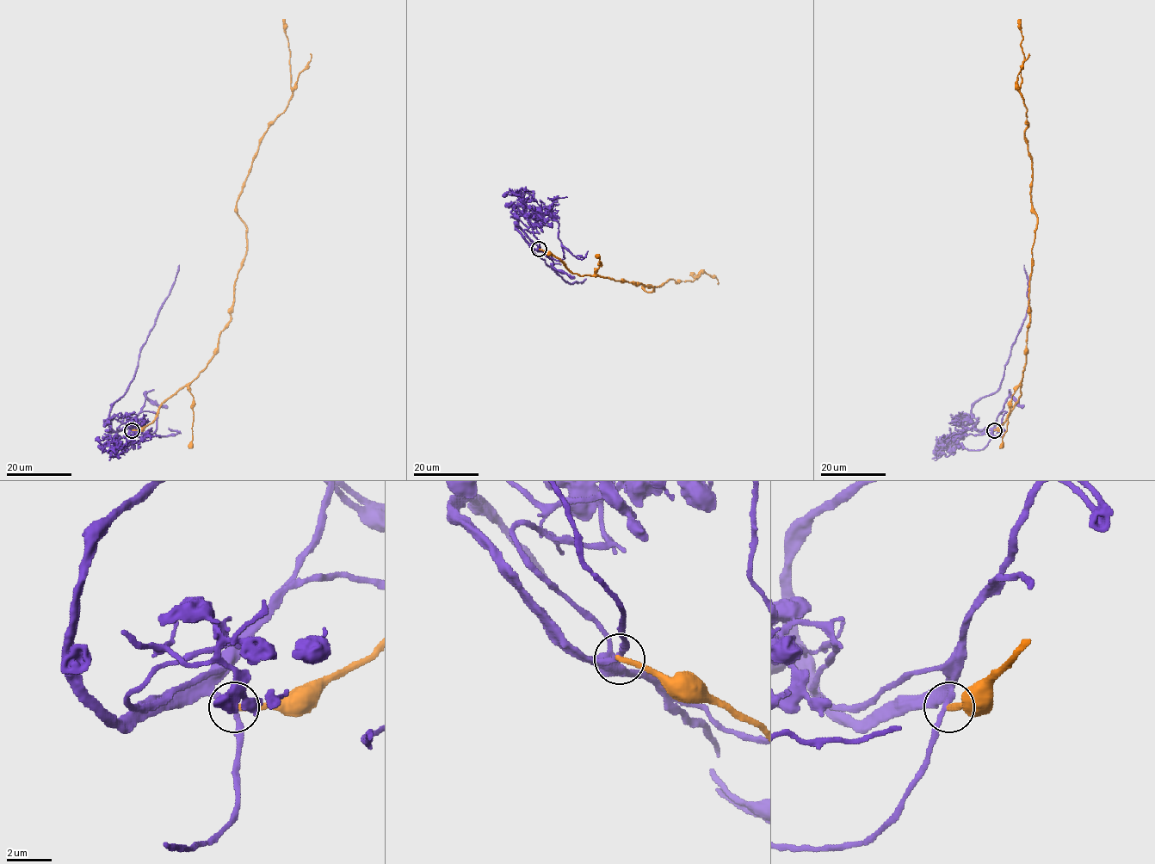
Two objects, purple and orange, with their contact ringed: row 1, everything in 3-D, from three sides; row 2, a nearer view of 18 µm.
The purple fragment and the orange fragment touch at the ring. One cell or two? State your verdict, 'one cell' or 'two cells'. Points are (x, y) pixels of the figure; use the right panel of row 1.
two cells

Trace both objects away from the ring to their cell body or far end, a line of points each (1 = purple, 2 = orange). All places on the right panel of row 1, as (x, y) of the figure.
1: (995, 429), (980, 432), (975, 427), (972, 405), (993, 394), (1003, 377), (1011, 347), (1028, 307), (1024, 265)
2: (995, 430), (1022, 394), (1037, 224), (1025, 136), (1026, 108), (1021, 94), (1024, 54), (1018, 19)

